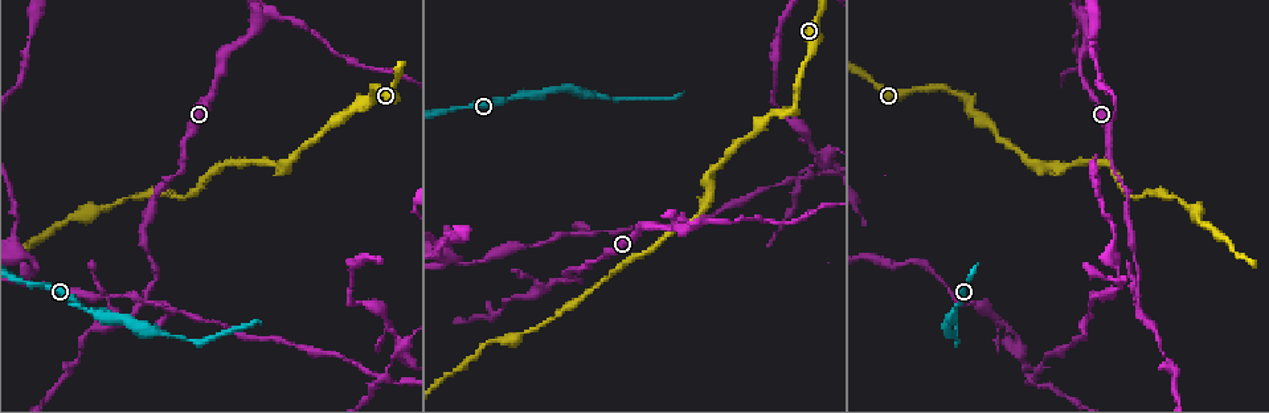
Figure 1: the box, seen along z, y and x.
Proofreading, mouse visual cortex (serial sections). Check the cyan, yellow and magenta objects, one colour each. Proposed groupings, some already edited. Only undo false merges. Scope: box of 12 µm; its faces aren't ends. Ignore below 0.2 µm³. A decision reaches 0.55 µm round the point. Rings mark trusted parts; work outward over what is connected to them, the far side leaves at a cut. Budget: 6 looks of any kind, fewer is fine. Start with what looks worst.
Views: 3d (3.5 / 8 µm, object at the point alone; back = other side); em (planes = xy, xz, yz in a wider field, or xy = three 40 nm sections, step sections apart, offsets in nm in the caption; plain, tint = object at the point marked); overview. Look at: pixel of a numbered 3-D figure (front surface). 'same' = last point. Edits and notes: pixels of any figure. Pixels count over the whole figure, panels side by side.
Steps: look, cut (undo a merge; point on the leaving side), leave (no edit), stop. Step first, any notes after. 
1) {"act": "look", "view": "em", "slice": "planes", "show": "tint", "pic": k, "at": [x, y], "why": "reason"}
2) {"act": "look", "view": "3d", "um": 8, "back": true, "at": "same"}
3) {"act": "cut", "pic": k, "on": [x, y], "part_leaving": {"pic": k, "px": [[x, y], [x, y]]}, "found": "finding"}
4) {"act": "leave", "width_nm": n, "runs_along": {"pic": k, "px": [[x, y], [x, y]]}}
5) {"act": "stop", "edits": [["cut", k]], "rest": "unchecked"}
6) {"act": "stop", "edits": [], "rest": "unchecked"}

{"act": "look", "view": "3d", "um": 3.5, "pic": 1, "at": [791, 109]}

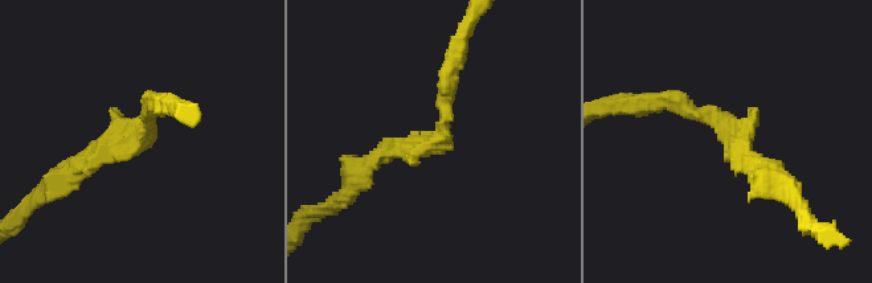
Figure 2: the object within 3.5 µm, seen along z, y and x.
{"act": "look", "view": "em", "slice": "xy", "step": 3, "show": "tint", "pic": 2, "at": [435, 144], "arm_widths_nm": [200, 200], "why": "need the tissue"}

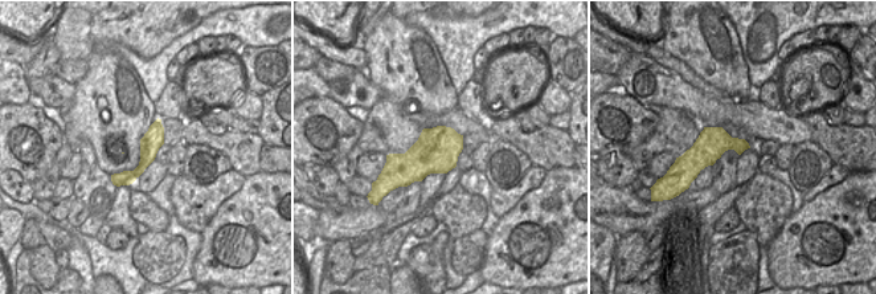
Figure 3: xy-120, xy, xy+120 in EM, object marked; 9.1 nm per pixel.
{"act": "leave", "found": "all the same cell"}

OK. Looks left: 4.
{"act": "look", "view": "3d", "um": 3.5, "pic": 1, "at": [685, 227], "why": "abrupt turn"}

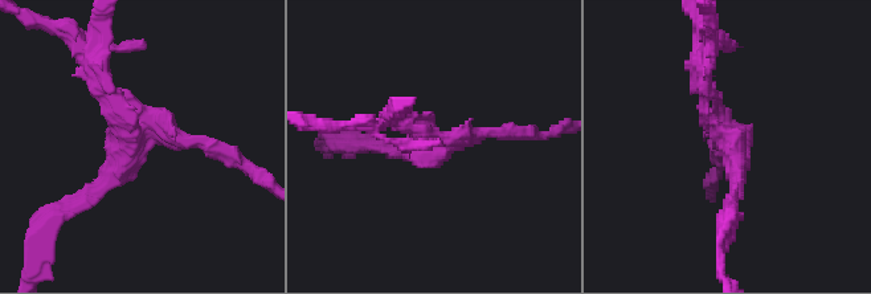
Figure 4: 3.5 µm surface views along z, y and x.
{"act": "look", "view": "em", "slice": "xy", "step": 2, "show": "tint", "pic": 4, "at": [426, 154], "arms": 3, "arm_widths_nm": [150, 150, 150]}

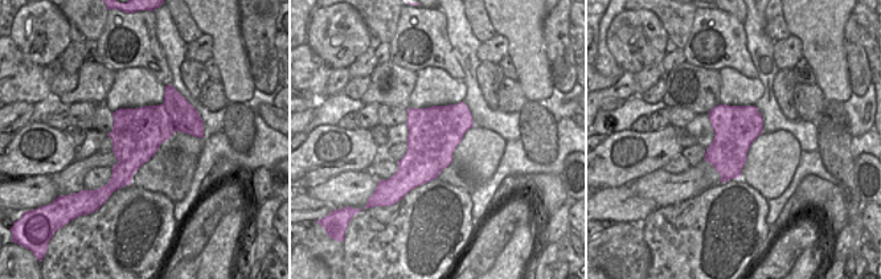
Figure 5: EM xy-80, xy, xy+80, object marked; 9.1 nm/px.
{"act": "cut", "pic": 4, "on": [135, 47], "part_leaving": {"pic": 4, "px": [[151, 130], [220, 146], [265, 179]]}, "found": "two cells meet here"}

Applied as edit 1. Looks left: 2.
{"act": "look", "view": "3d", "um": 3.5, "back": true, "pic": 1, "at": [99, 313], "why": "calibre changes"}

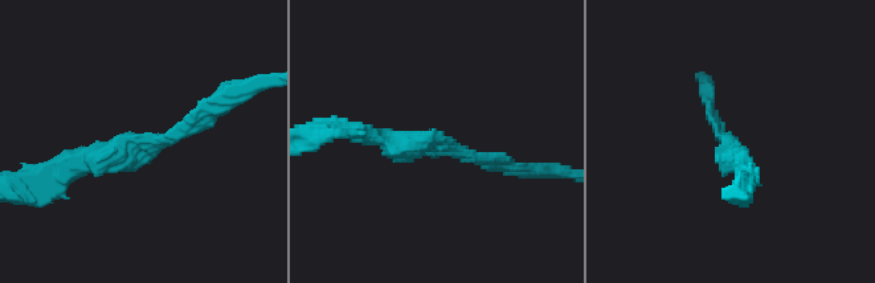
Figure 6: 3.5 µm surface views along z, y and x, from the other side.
{"act": "leave", "found": "continuous, no second cell"}

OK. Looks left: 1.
{"act": "stop", "edits": [["cut", 4]], "rest": "unchecked"}

